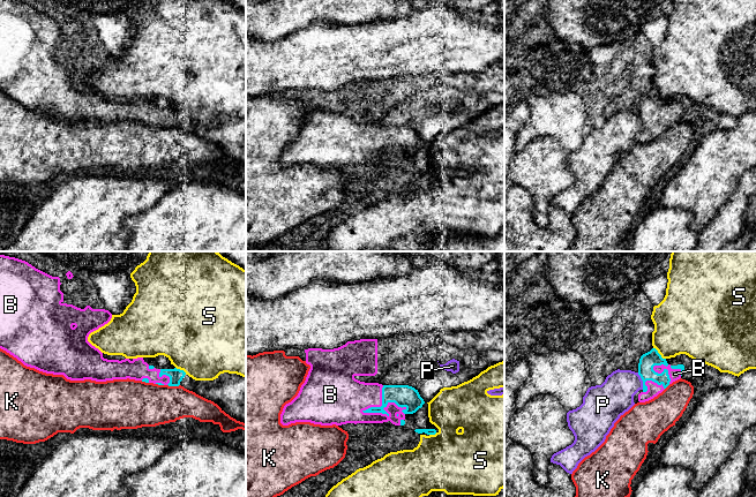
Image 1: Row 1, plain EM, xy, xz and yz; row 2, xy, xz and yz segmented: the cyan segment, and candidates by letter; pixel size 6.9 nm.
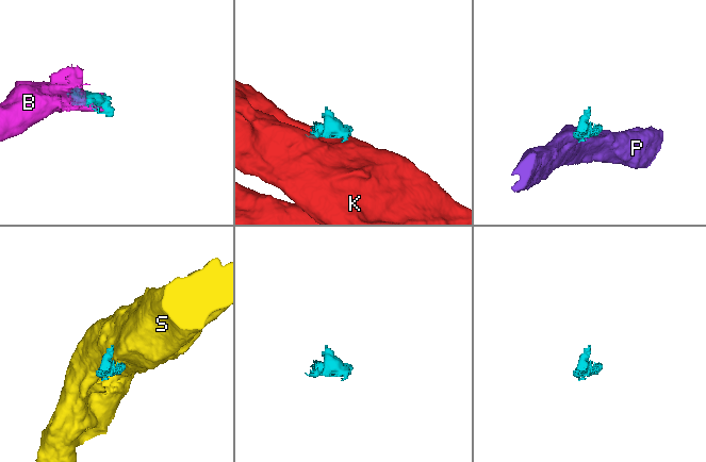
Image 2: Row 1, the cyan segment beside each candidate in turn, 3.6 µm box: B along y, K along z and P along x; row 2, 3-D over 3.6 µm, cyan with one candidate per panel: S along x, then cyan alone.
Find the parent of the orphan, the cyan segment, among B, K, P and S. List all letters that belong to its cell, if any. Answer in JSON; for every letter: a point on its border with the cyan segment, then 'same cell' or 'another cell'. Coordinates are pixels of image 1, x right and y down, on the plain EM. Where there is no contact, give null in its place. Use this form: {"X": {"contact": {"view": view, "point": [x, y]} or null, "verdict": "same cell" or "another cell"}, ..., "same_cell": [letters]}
{"B": {"contact": {"view": "xz", "point": [384, 152]}, "verdict": "same cell"}, "K": {"contact": {"view": "xy", "point": [173, 127]}, "verdict": "another cell"}, "P": {"contact": {"view": "yz", "point": [642, 121]}, "verdict": "another cell"}, "S": {"contact": {"view": "yz", "point": [659, 96]}, "verdict": "another cell"}, "same_cell": ["B"]}

